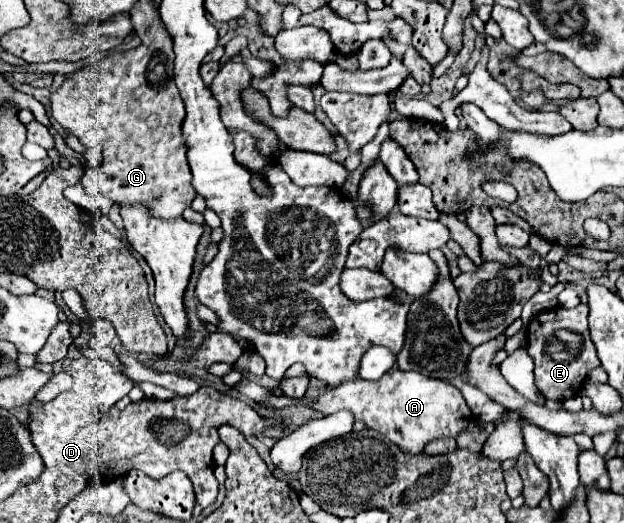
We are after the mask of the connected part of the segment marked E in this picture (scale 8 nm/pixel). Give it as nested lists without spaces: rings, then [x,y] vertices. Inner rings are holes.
[[[580,303],[574,309],[552,307],[534,315],[528,325],[528,355],[534,359],[534,383],[546,399],[564,401],[580,393],[588,373],[600,367],[596,347],[588,331],[588,305]],[[562,331],[570,331],[572,339],[560,337]]]

